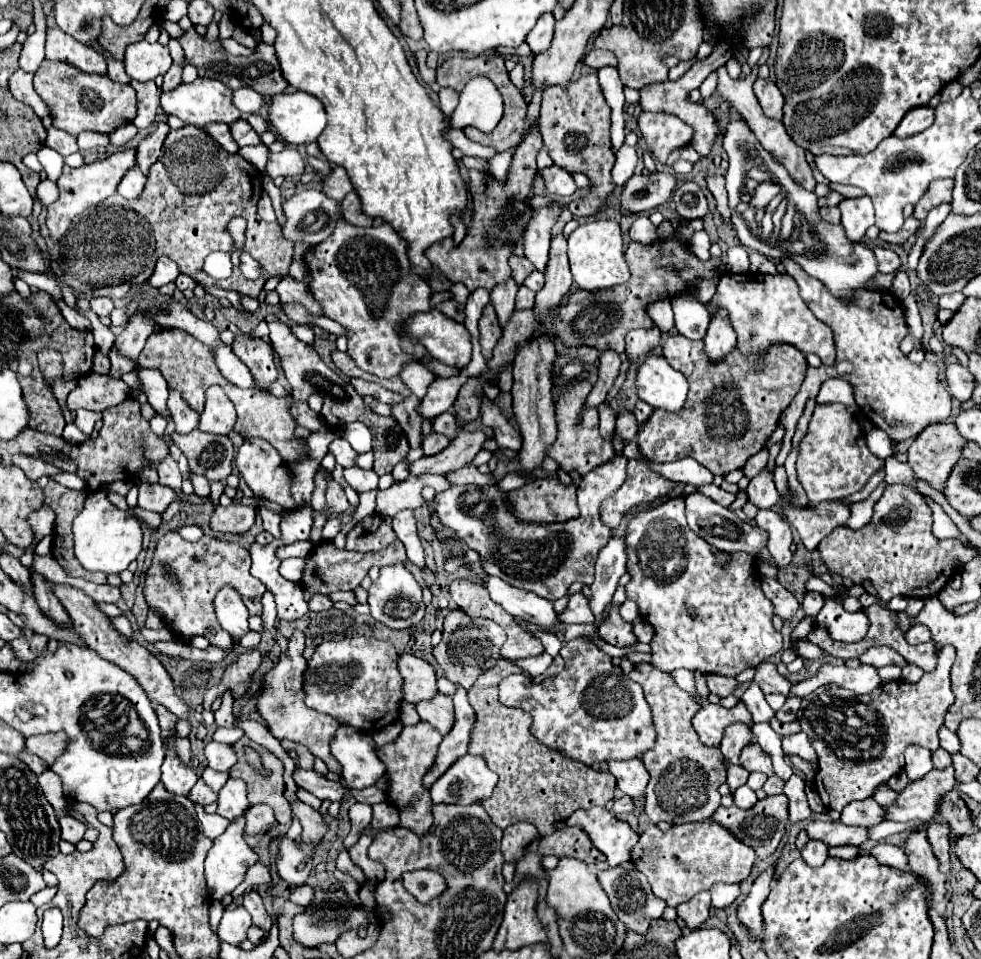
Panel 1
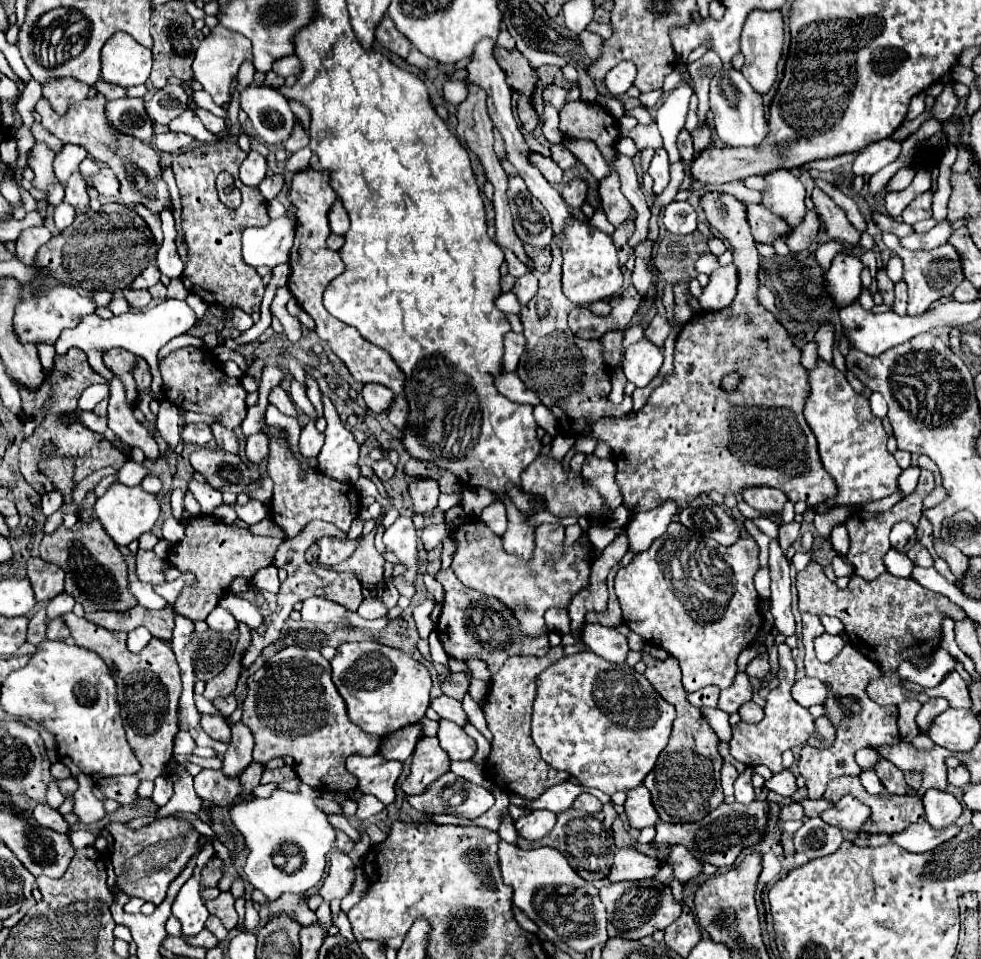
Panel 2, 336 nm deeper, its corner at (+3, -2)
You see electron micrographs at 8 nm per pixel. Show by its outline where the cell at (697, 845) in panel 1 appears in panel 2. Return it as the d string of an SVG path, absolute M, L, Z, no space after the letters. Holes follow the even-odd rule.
M683 846L671 848L669 864L675 868L673 878L677 878L679 882L689 882L701 872L701 862L691 852L687 852L687 848L683 848Z

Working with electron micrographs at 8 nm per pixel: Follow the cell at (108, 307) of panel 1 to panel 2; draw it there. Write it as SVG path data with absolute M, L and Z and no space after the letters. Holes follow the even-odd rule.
M55 284L51 288L41 290L37 296L23 296L19 306L15 308L13 328L23 344L55 344L55 340L61 336L61 330L75 328L79 320L91 312L95 312L95 302L81 294L77 288L67 284Z

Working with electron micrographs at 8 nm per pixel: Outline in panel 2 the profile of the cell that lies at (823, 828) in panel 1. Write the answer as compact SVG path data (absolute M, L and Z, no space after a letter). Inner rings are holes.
M927 822L921 824L911 824L907 830L891 836L891 842L899 844L901 848L905 848L907 852L929 852L933 848L937 848L939 844L943 844L945 840L953 838L961 828L959 826L951 826L951 828L943 828L943 830L935 830L931 828Z

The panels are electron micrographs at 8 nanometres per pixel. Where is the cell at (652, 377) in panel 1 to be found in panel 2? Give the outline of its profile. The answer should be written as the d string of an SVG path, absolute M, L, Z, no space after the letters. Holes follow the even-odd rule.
M643 338L625 350L623 372L629 382L633 382L637 388L643 388L659 374L661 364L663 364L661 350Z

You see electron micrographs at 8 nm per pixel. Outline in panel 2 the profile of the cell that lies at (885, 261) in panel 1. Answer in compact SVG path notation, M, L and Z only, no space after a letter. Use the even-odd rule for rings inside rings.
M883 268L877 272L875 280L877 280L877 290L883 296L883 304L885 306L893 306L893 298L895 298L895 294L893 294L893 282L889 280L889 276L885 274Z

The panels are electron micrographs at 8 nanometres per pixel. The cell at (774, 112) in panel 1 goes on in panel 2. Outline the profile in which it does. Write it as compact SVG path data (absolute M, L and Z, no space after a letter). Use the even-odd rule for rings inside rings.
M781 10L749 12L749 16L743 24L743 32L741 32L741 54L745 56L745 64L743 64L741 72L759 94L767 94L777 80L777 64L783 56L783 40L785 40L785 34L783 34Z

